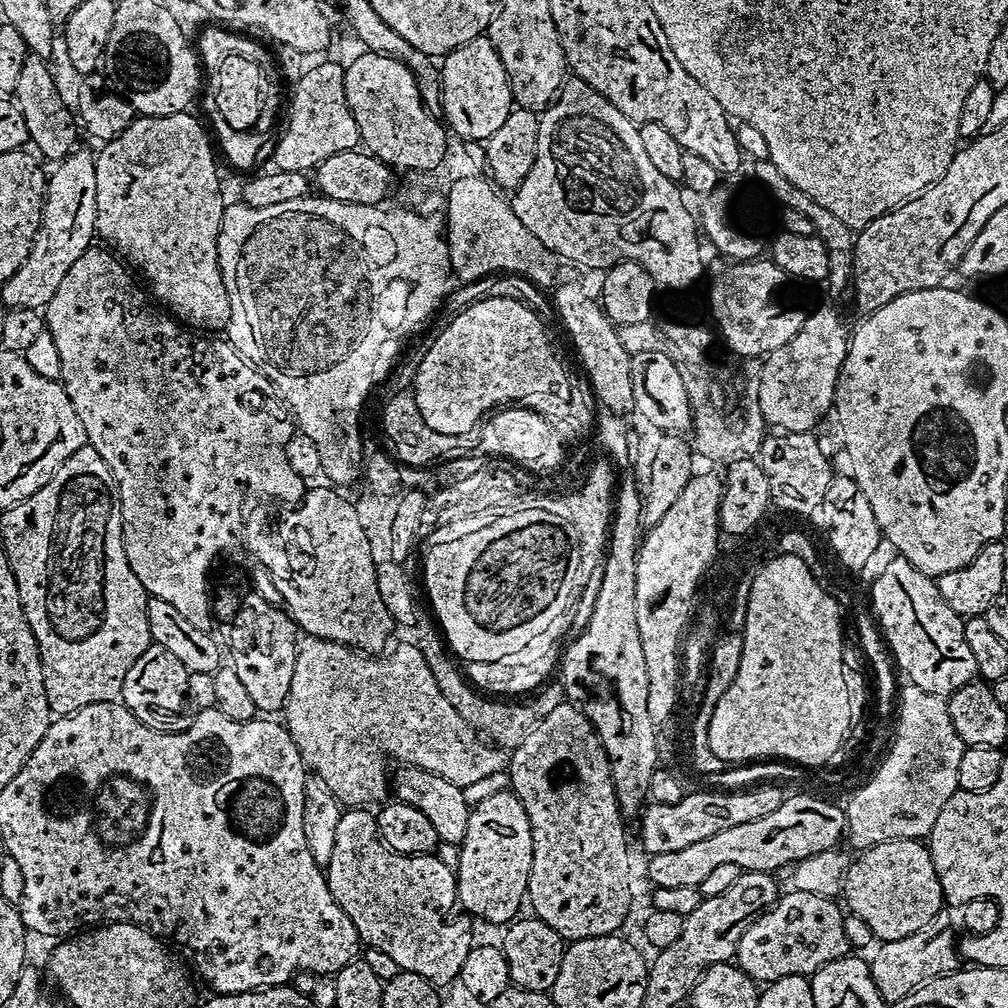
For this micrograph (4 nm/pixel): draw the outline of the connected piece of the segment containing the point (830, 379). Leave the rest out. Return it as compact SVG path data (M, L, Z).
M839 307L820 308L809 311L806 322L802 322L802 330L790 338L786 346L778 346L778 350L763 357L761 366L761 381L758 389L758 404L761 407L762 418L767 427L785 432L810 432L824 415L833 411L836 403L836 383L840 381L840 368L848 353L850 343L850 327L840 317Z

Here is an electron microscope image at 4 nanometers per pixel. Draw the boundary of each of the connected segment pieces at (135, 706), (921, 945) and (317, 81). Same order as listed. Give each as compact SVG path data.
M151 643L138 658L138 662L126 670L126 682L122 682L120 700L146 726L181 732L190 723L189 717L184 717L184 708L189 707L188 674L186 666L182 666L182 662L178 662L170 650Z
M927 927L906 938L885 940L879 945L880 949L877 947L871 953L874 986L878 986L885 1005L891 1006L894 1002L906 998L906 994L918 990L926 982L945 976L948 972L955 972L961 967L962 957L958 951L957 937L952 937L948 932L932 931L931 927Z
M328 60L325 64L316 64L309 72L304 72L300 76L300 81L296 84L296 89L292 92L292 109L288 112L288 125L284 128L284 133L280 136L280 141L276 144L276 149L272 152L272 160L277 169L281 172L302 172L311 173L326 158L331 158L334 154L342 154L346 150L356 148L360 144L360 131L358 122L354 122L354 114L346 102L346 86L344 85L345 65L335 64Z

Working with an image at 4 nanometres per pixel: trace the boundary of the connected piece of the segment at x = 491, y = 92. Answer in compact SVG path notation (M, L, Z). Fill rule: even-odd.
M487 35L476 36L443 57L440 70L440 112L445 125L464 142L486 142L514 107L510 82L498 50Z

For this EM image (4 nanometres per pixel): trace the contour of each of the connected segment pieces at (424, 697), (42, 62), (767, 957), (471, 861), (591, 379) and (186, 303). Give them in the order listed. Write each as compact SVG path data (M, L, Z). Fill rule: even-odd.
M310 636L301 639L296 649L294 682L290 682L290 694L282 709L282 720L288 733L292 735L292 741L296 743L302 754L305 769L318 778L322 778L322 782L326 782L326 786L330 786L330 790L334 792L334 798L338 798L341 805L348 808L362 808L373 806L372 804L376 803L376 805L379 805L389 799L390 768L388 772L388 756L400 760L396 762L401 765L413 764L415 768L430 770L430 774L442 774L442 778L446 778L446 782L454 782L459 788L465 790L471 789L471 784L480 784L483 780L490 779L495 772L503 773L506 768L505 753L499 747L489 746L485 743L478 735L477 729L471 728L462 718L462 714L458 714L458 710L454 710L454 706L450 706L450 702L446 702L446 694L442 694L442 690L438 690L438 682L434 682L434 674L430 674L430 666L426 666L426 658L420 653L419 647L412 643L400 644L396 649L394 648L387 654L375 656L349 650L345 644L335 644L332 640L320 640L317 636Z
M29 54L24 57L18 86L14 93L14 102L20 107L22 118L26 118L26 130L31 147L36 147L35 151L41 157L44 155L46 159L52 160L51 162L59 162L77 147L78 124L70 108L68 113L68 108L64 105L59 90L56 89L56 80L48 69L48 63L49 61L43 56Z
M785 891L775 904L761 912L746 934L742 934L735 963L752 980L767 982L787 976L811 977L813 972L826 966L826 962L849 955L846 930L842 930L845 913L836 903L835 899L827 900L818 894Z
M492 792L471 805L466 822L466 838L458 845L460 861L455 861L456 898L469 917L488 924L507 925L517 919L520 903L528 895L532 865L532 827L526 806L515 792Z
M580 284L555 285L554 307L559 323L564 323L572 344L576 347L576 356L584 367L586 383L598 404L610 406L614 414L623 417L626 412L635 409L634 382L630 374L632 354L622 346L617 325L604 313L603 307L595 295L592 296Z
M191 111L169 116L137 115L118 138L107 141L101 147L104 149L96 156L96 235L105 245L115 249L137 273L140 271L148 279L147 287L150 292L152 287L153 292L151 295L177 321L189 320L197 324L192 325L197 329L216 334L219 328L220 331L227 329L230 318L230 298L220 273L216 249L226 200L220 197L220 176L216 173L213 141L210 136L208 141L203 126L192 115Z

